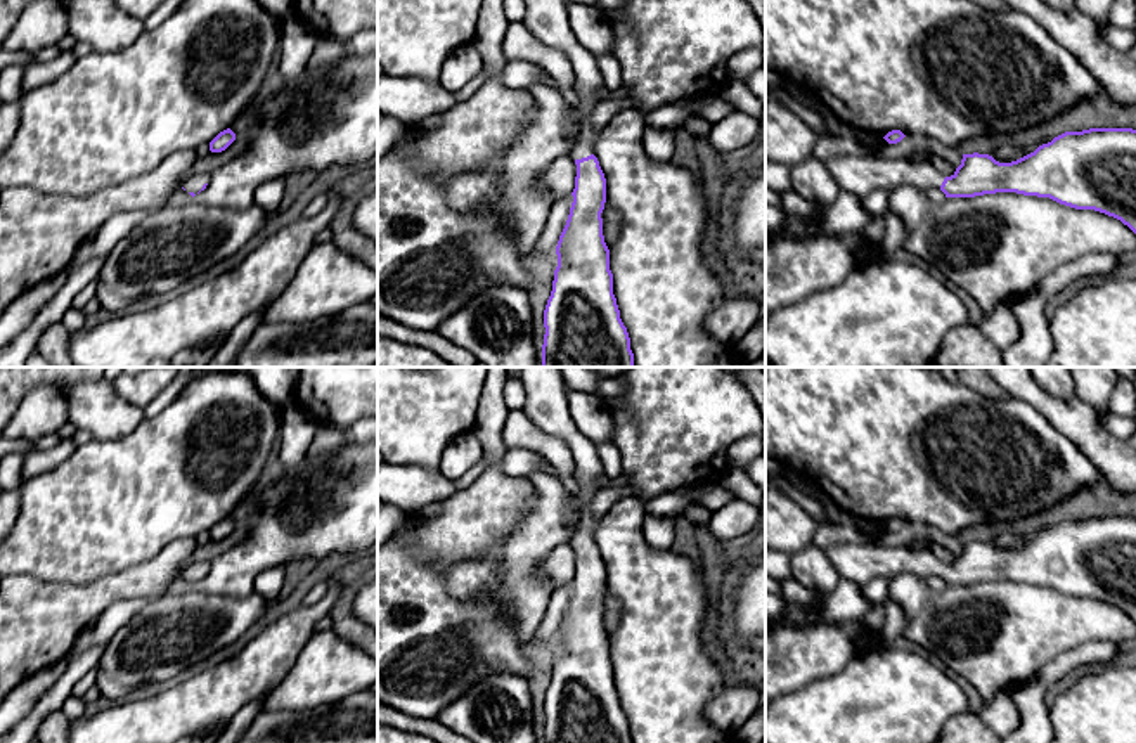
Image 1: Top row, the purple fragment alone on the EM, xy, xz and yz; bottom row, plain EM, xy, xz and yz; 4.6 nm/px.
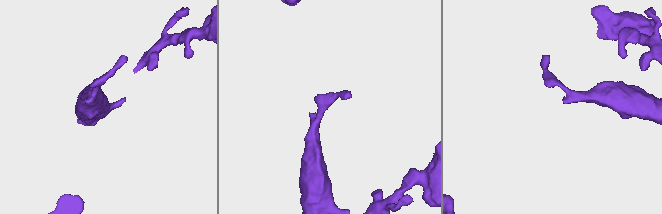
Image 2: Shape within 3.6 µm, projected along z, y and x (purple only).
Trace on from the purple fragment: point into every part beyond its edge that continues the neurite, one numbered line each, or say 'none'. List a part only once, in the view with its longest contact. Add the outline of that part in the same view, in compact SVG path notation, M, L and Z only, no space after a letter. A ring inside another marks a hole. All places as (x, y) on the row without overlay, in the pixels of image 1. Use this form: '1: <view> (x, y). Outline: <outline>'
1: xy (194, 570). Outline: M197 561L197 563L190 563L184 572L182 575L187 578L187 580L194 580L197 582L204 572L208 572L211 566L211 563L208 561Z

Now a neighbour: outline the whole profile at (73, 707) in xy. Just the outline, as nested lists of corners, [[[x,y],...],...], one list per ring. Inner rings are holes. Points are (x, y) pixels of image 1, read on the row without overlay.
[[[71,693],[61,710],[66,714],[66,717],[71,720],[71,722],[76,722],[80,720],[83,715],[85,715],[85,705],[83,705],[83,700],[80,696],[76,696],[74,693]]]

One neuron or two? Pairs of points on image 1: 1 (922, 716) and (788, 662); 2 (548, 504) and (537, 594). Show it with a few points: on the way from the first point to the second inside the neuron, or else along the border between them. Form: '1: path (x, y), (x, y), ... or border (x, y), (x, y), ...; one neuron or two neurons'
1: border (858, 652), (840, 671), (816, 678), (788, 695); two neurons
2: path (544, 527), (523, 551), (523, 572); one neuron

